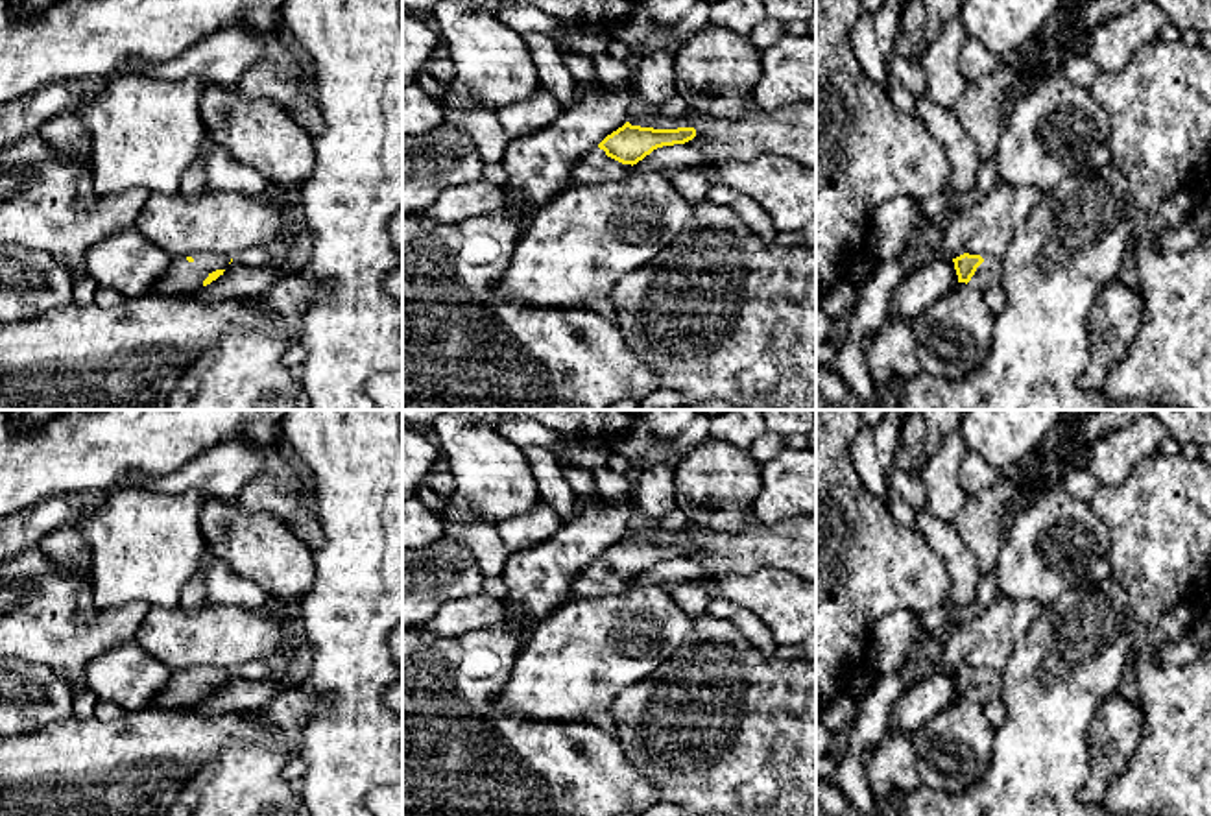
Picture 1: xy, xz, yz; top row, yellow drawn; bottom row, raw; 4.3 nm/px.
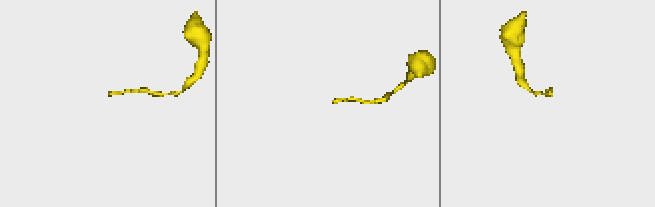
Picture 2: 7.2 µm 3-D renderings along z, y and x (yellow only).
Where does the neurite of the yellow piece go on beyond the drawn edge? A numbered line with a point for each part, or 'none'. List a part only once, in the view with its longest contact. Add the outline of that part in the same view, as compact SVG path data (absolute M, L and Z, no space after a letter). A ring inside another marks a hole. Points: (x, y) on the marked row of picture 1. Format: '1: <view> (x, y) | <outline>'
1: xz (595, 167) | M596 146L570 172L565 188L593 185L593 183L620 181L631 172L633 172L631 164L622 164L607 157L606 151Z

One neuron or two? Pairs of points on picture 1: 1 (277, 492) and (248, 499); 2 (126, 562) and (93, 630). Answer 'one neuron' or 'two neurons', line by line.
1: one neuron
2: two neurons

